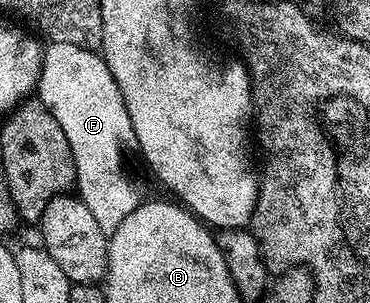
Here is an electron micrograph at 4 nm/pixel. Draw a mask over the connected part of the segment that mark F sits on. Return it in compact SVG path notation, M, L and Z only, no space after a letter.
M51 42L42 52L42 76L38 81L36 97L39 102L56 116L56 124L64 128L64 136L68 138L68 148L72 148L74 166L78 169L76 179L76 194L82 203L92 212L96 224L107 232L113 232L120 227L128 216L135 212L140 203L138 190L126 171L126 158L122 155L122 145L131 141L134 129L126 111L120 88L110 71L110 63L101 58L98 50L85 50L76 44L60 44Z

